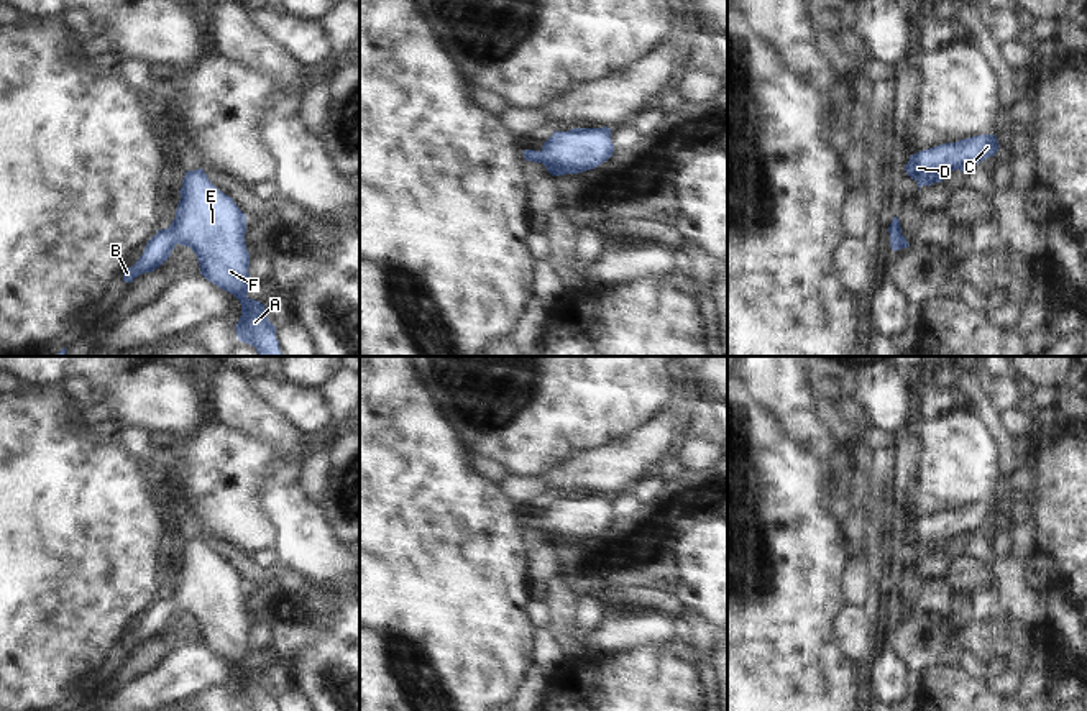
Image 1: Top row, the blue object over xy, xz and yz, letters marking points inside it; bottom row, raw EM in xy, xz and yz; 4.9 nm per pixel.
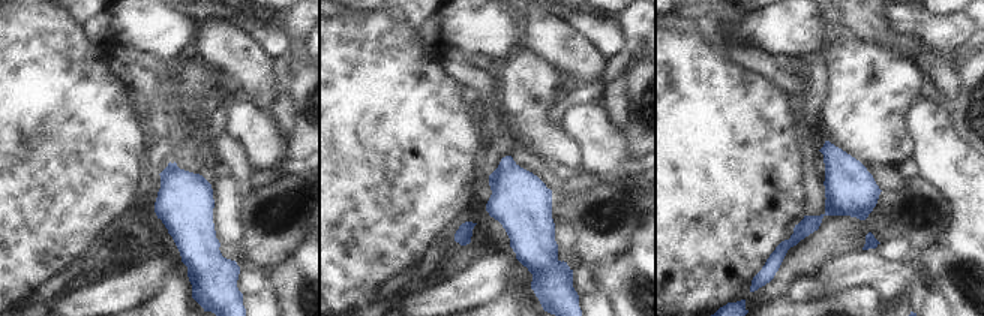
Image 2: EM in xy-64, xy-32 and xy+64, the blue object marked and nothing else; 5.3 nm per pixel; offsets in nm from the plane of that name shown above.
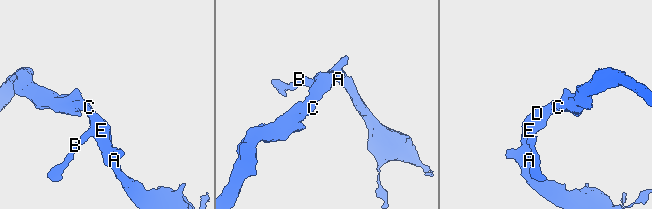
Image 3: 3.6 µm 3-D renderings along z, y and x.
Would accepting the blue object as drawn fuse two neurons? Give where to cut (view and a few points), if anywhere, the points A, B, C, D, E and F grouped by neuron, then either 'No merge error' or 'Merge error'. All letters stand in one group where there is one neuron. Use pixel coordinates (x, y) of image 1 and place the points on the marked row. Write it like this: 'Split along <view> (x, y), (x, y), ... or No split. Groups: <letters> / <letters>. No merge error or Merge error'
No split. Groups: A B C D E F. No merge error

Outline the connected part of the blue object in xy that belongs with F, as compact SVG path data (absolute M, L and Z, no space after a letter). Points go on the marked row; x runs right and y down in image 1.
M204 169L187 171L179 194L176 218L146 243L140 259L123 271L123 281L133 282L140 274L159 268L176 245L189 246L197 256L200 274L240 300L241 317L235 325L238 340L253 345L258 356L282 356L264 304L246 296L246 215L209 181Z

